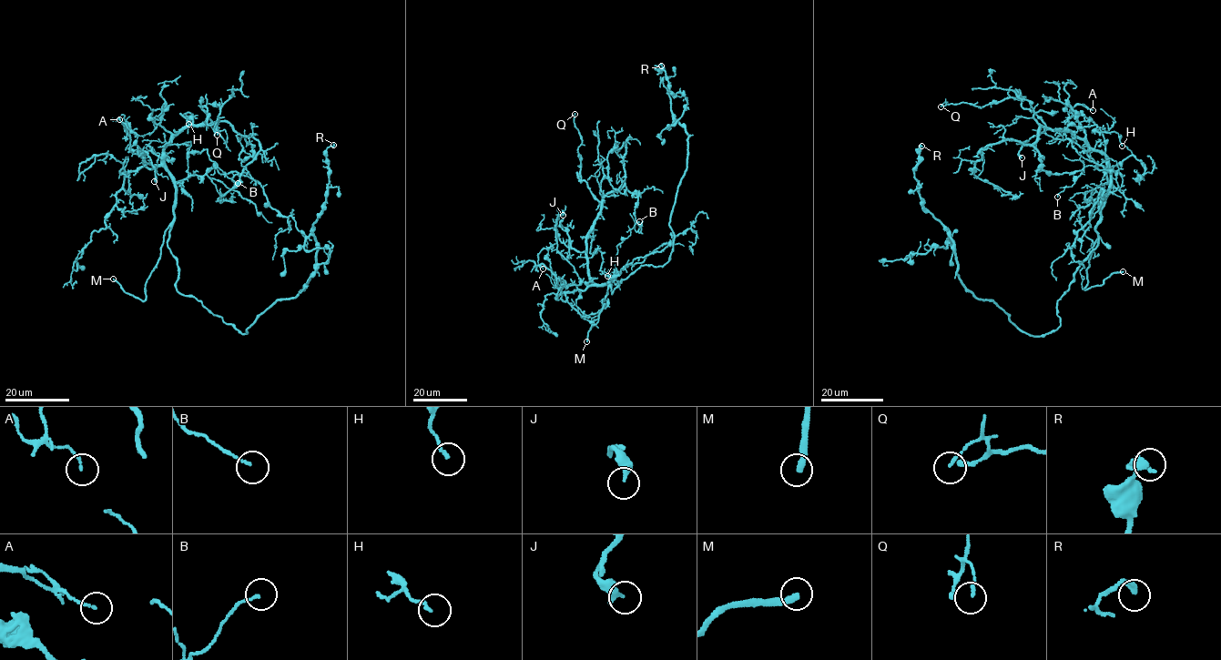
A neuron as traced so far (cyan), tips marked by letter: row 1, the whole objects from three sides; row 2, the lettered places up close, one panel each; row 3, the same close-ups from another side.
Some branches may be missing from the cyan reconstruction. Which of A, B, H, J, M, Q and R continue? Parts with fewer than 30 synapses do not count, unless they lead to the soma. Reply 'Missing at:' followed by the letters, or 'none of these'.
Missing at: M

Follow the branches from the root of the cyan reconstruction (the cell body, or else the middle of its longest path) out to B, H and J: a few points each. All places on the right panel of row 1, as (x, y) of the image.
B: (1082, 263), (1097, 245), (1101, 204), (1117, 188), (1116, 173), (1087, 165), (1057, 197)
H: (1082, 263), (1097, 245), (1109, 159), (1066, 127), (1095, 125), (1098, 132), (1115, 132), (1122, 146)
J: (1082, 263), (1097, 245), (1095, 225), (1110, 174), (1069, 139), (1042, 133), (1024, 143), (1022, 157)

